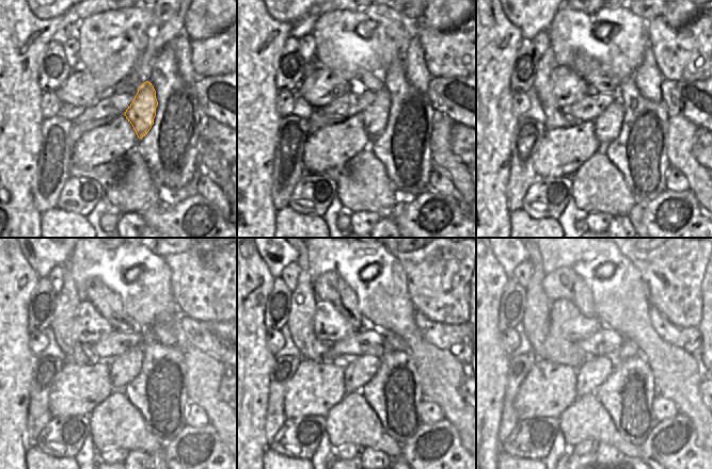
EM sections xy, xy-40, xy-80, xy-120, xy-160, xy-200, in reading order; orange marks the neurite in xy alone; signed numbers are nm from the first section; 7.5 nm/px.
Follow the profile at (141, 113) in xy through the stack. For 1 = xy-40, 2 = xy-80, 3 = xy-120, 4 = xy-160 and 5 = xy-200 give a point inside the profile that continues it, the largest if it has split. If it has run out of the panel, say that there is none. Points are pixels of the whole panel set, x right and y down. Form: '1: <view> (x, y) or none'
1: xy-40 (374, 117)
2: xy-80 (607, 126)
3: xy-120 (123, 369)
4: xy-160 (358, 372)
5: xy-200 (594, 373)

